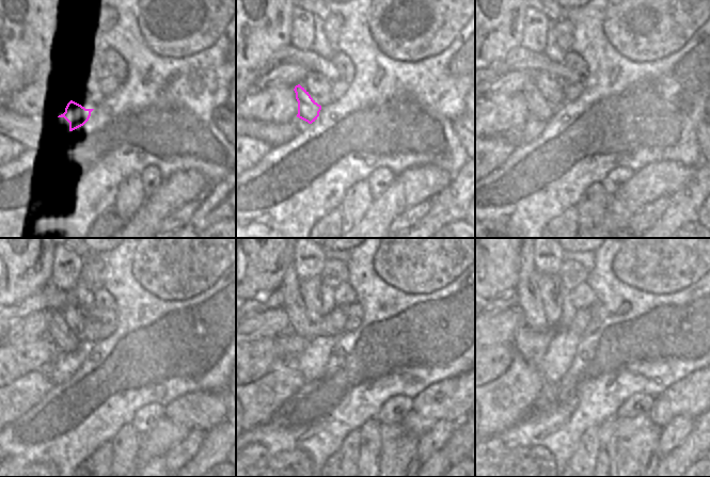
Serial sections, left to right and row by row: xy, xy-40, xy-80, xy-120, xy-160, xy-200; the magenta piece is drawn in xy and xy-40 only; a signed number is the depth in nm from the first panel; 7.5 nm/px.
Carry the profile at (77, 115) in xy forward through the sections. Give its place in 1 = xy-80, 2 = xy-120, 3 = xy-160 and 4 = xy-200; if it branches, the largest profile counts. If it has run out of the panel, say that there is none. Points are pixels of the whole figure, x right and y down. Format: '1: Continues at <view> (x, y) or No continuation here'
1: Continues at xy-80 (538, 107)
2: Continues at xy-120 (65, 340)
3: Continues at xy-160 (293, 304)
4: Continues at xy-200 (529, 302)

